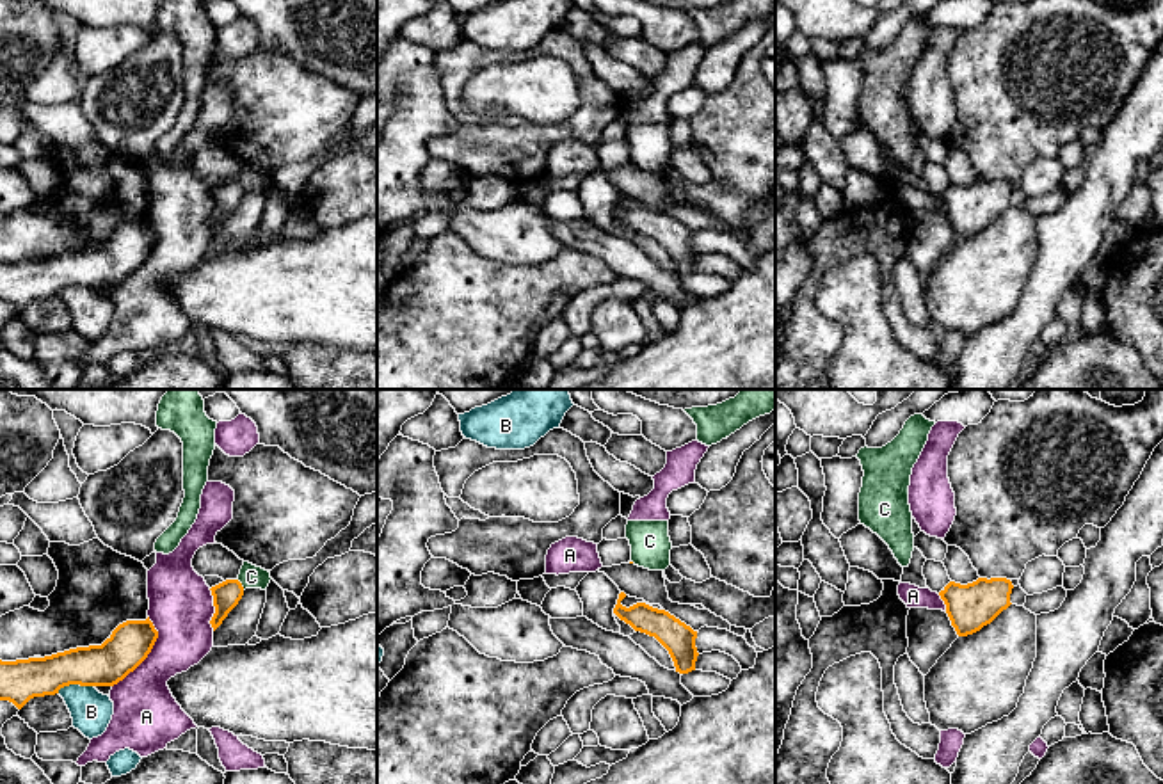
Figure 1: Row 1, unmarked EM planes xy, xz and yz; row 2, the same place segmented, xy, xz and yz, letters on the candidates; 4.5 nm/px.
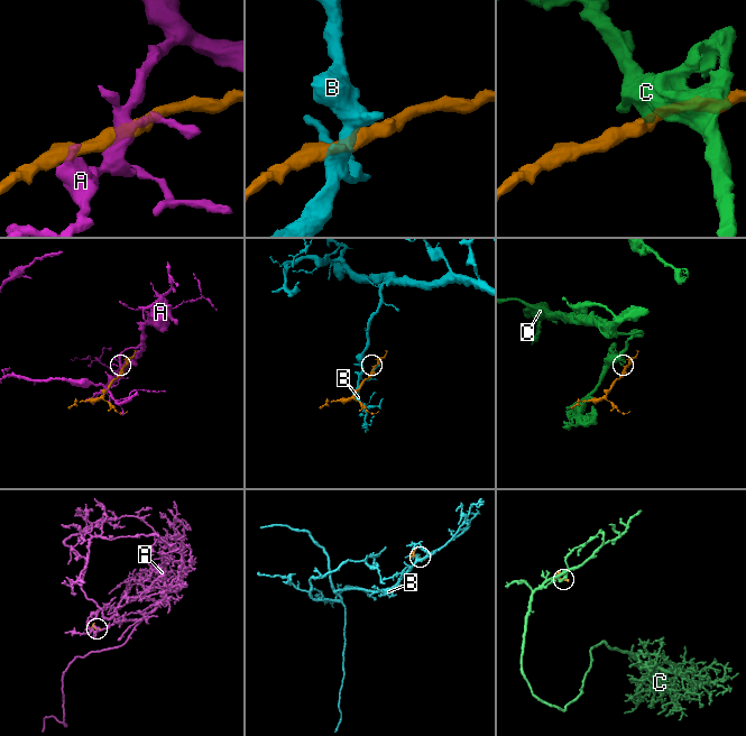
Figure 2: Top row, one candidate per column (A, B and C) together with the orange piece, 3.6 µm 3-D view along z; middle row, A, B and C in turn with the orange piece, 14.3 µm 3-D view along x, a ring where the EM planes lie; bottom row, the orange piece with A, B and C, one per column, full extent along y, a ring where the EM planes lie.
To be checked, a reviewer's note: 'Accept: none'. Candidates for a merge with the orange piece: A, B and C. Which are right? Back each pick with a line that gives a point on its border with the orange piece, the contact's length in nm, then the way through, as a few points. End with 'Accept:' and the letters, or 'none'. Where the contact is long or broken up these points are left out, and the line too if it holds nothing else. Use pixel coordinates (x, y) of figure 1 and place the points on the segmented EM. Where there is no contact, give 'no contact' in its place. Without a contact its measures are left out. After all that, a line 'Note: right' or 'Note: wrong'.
Accept: none
Note: right

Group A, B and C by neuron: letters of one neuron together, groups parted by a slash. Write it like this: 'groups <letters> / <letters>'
groups A / B / C

